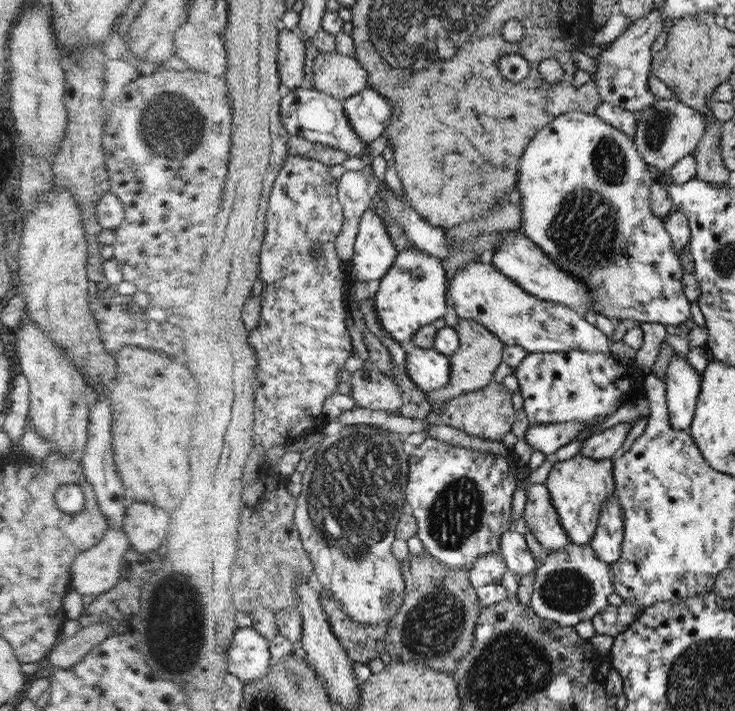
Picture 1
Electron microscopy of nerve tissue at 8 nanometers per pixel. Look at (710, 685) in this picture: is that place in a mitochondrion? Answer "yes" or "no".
yes

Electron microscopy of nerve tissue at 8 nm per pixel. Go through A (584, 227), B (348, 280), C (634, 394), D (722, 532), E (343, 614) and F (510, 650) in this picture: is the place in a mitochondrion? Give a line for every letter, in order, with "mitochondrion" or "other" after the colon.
A: mitochondrion
B: other
C: other
D: other
E: other
F: mitochondrion

